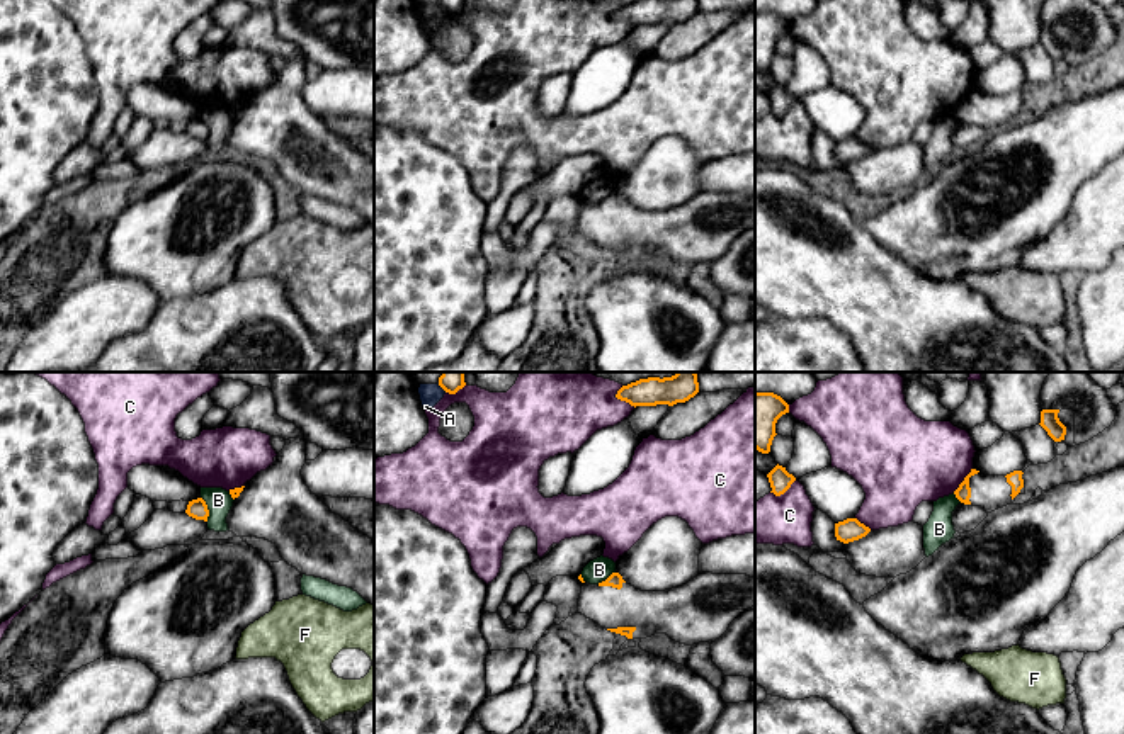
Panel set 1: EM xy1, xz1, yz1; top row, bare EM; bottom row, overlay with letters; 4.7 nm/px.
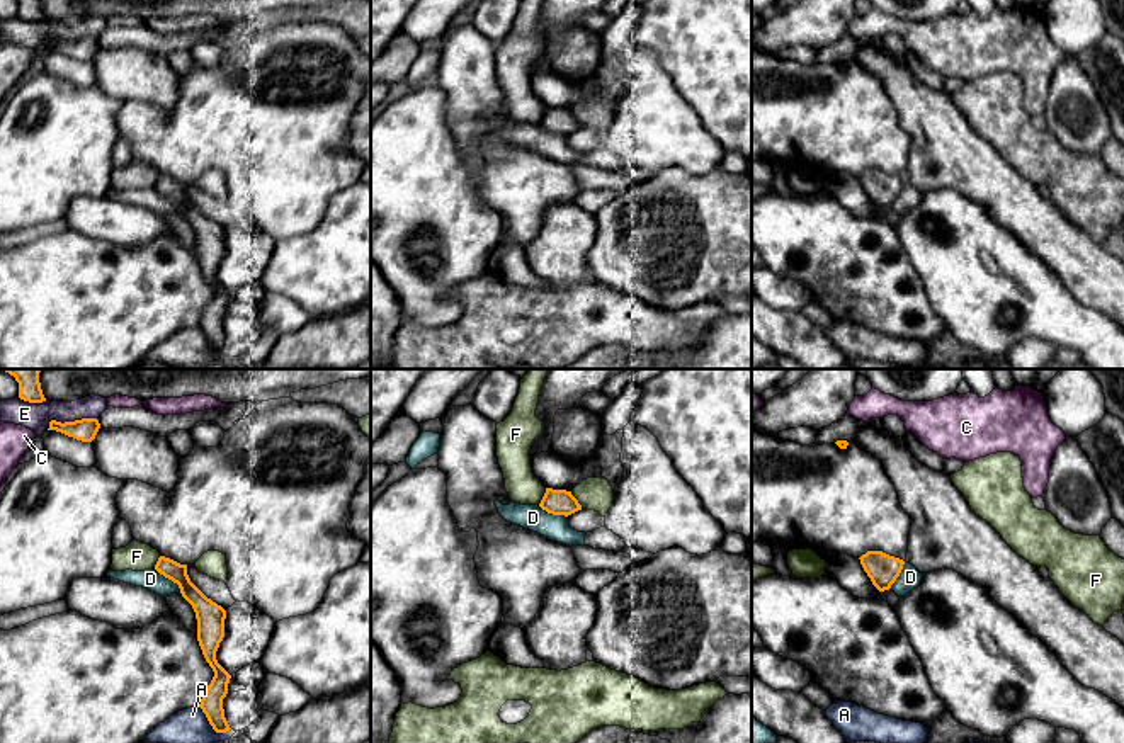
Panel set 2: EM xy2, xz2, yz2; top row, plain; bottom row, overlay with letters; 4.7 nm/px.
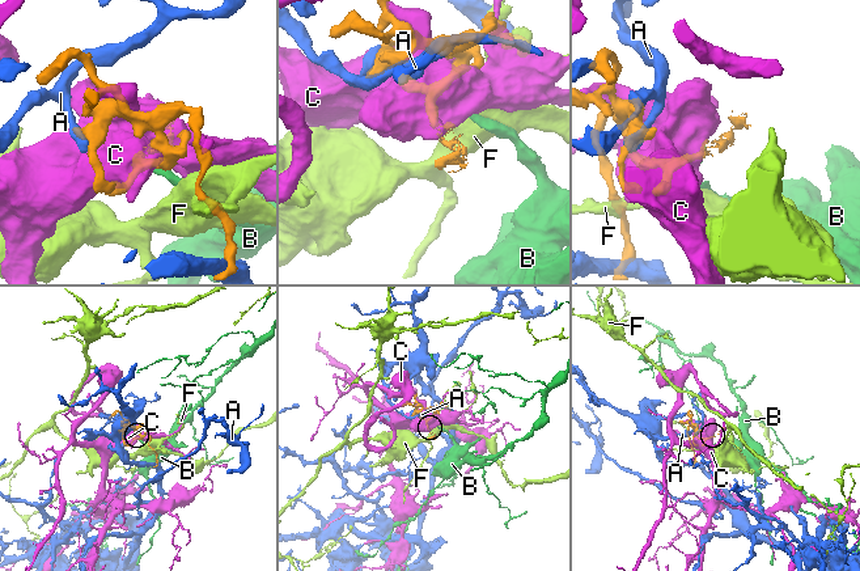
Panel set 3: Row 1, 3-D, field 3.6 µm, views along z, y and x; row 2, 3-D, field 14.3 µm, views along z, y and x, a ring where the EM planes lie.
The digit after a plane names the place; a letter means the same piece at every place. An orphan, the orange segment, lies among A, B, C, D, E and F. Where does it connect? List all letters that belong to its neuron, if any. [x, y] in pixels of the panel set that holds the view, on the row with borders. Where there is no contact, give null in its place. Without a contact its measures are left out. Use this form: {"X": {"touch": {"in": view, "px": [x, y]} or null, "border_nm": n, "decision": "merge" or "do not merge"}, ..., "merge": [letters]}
{"A": {"touch": {"in": "xy2", "px": [211, 725]}, "border_nm": 200, "decision": "do not merge"}, "B": {"touch": {"in": "xy1", "px": [206, 508]}, "border_nm": 120, "decision": "do not merge"}, "C": {"touch": {"in": "yz1", "px": [783, 493]}, "border_nm": 140, "decision": "do not merge"}, "D": {"touch": {"in": "xy2", "px": [170, 578]}, "border_nm": 190, "decision": "do not merge"}, "E": {"touch": {"in": "xy2", "px": [70, 422]}, "border_nm": 260, "decision": "do not merge"}, "F": {"touch": {"in": "xz2", "px": [543, 497]}, "border_nm": 90, "decision": "do not merge"}, "merge": []}

